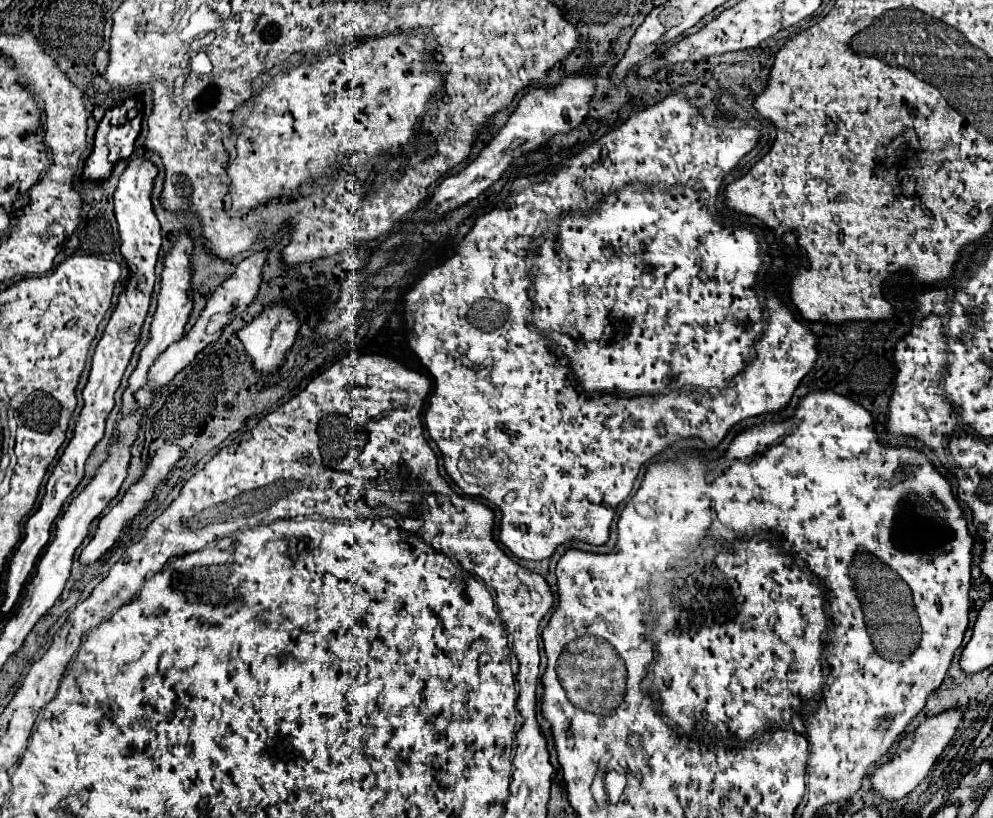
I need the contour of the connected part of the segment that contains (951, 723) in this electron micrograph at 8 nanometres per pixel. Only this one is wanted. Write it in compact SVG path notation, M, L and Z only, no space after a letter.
M953 709L953 711L945 711L941 715L933 715L929 719L925 719L913 733L909 733L895 749L895 755L891 761L887 761L885 765L877 767L869 781L871 781L871 791L879 793L885 801L899 801L903 799L907 793L911 793L931 771L933 763L937 761L937 757L943 753L943 749L949 745L951 737L955 735L955 729L959 727L963 715L961 711Z

